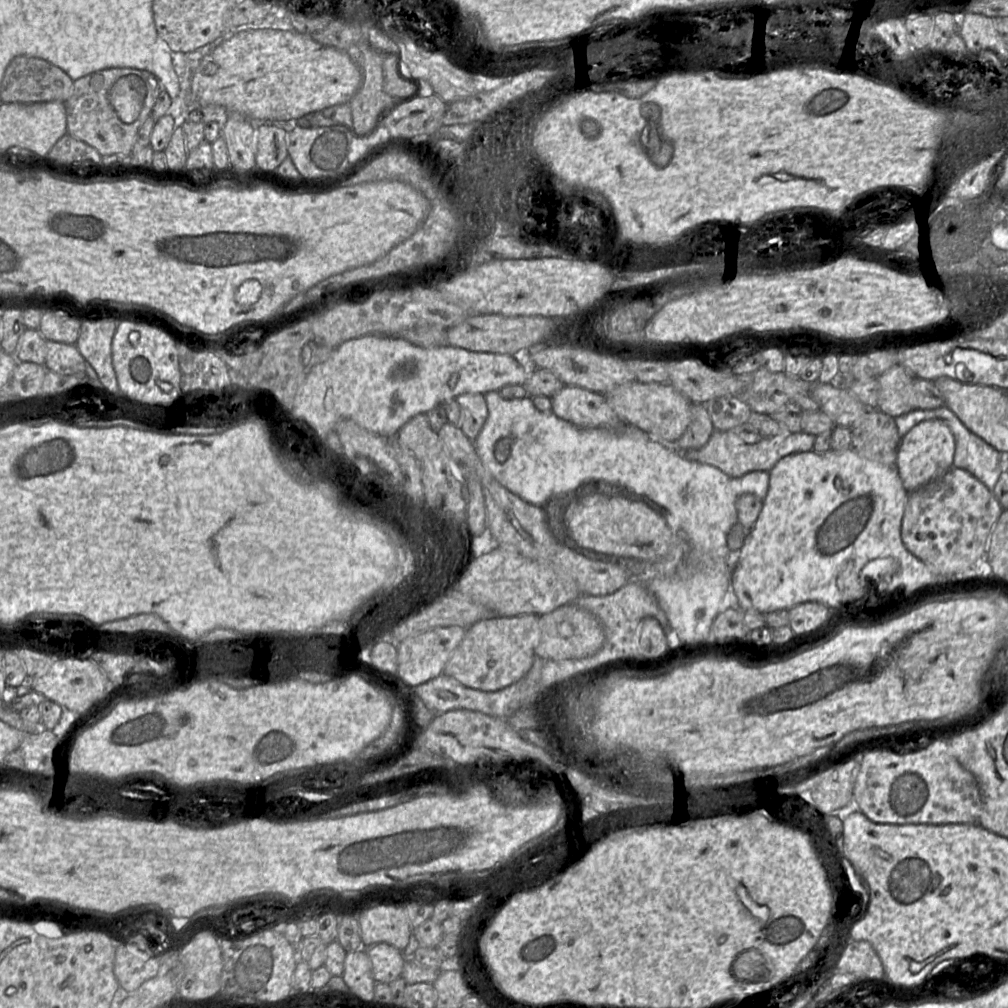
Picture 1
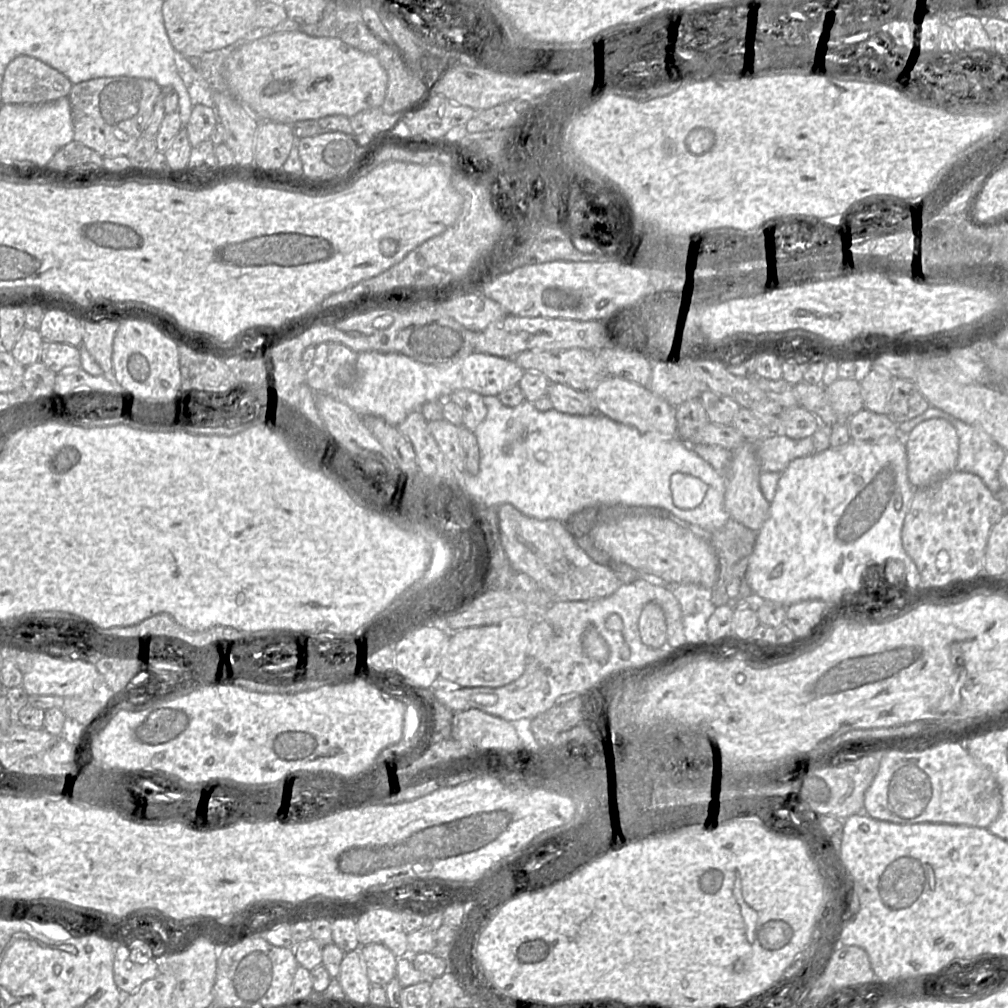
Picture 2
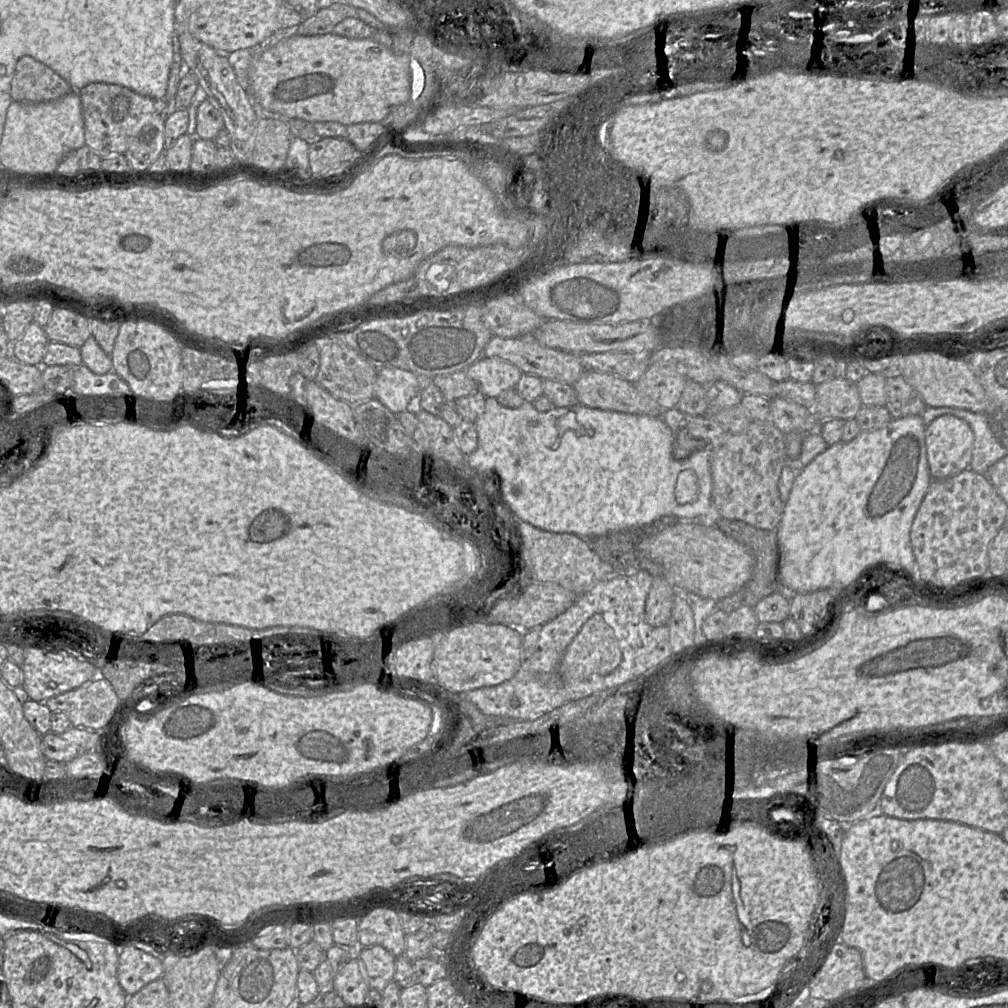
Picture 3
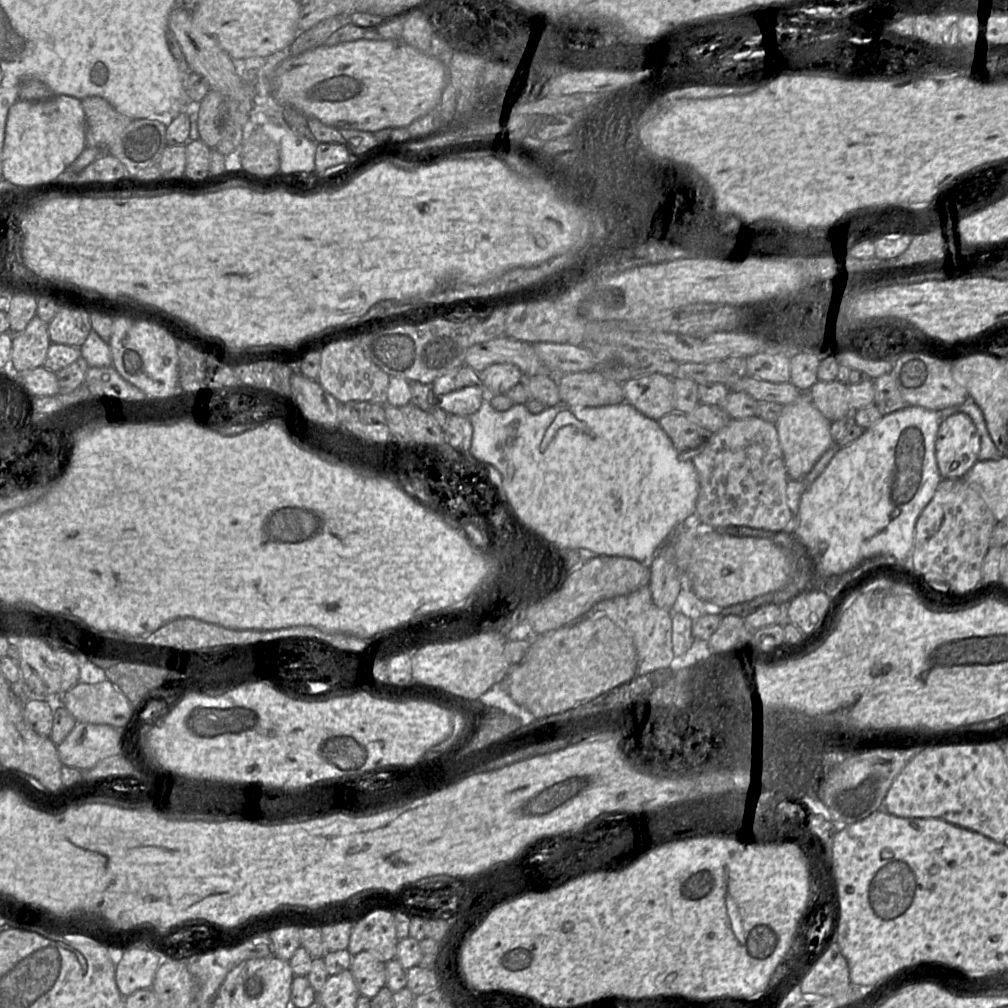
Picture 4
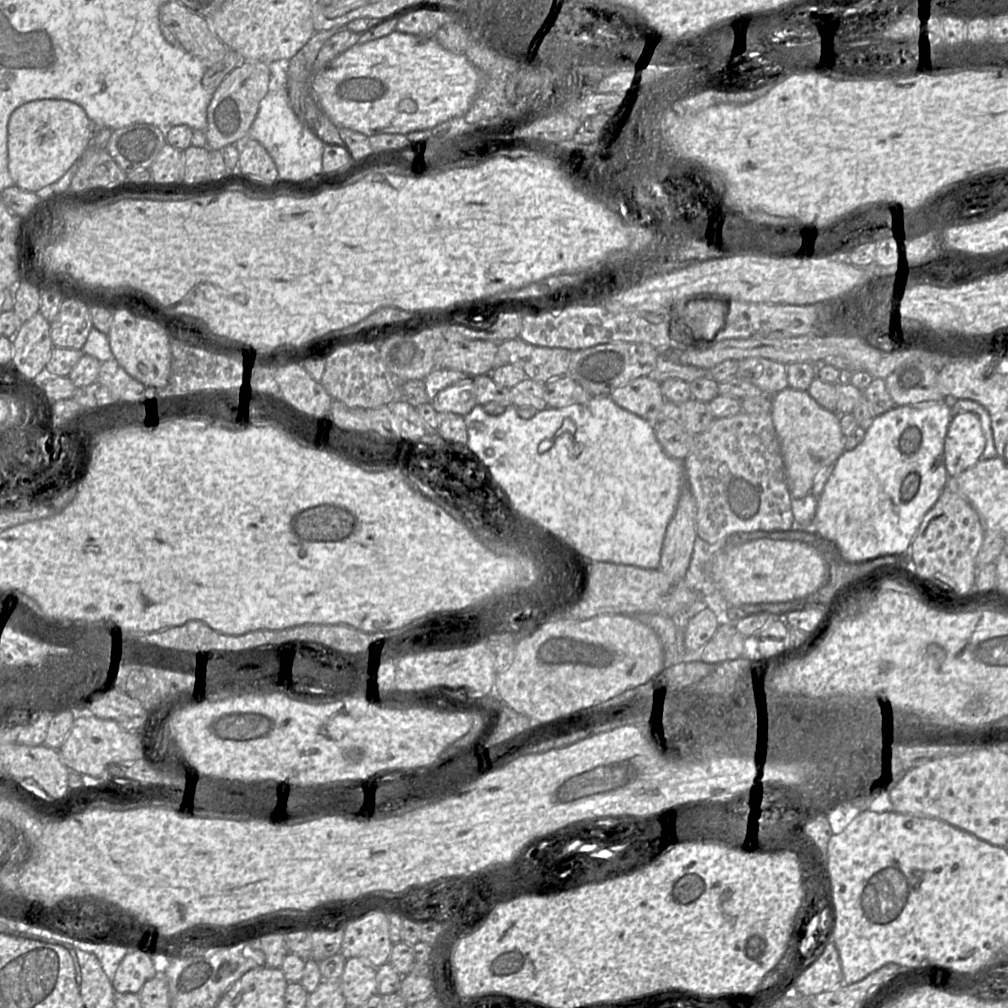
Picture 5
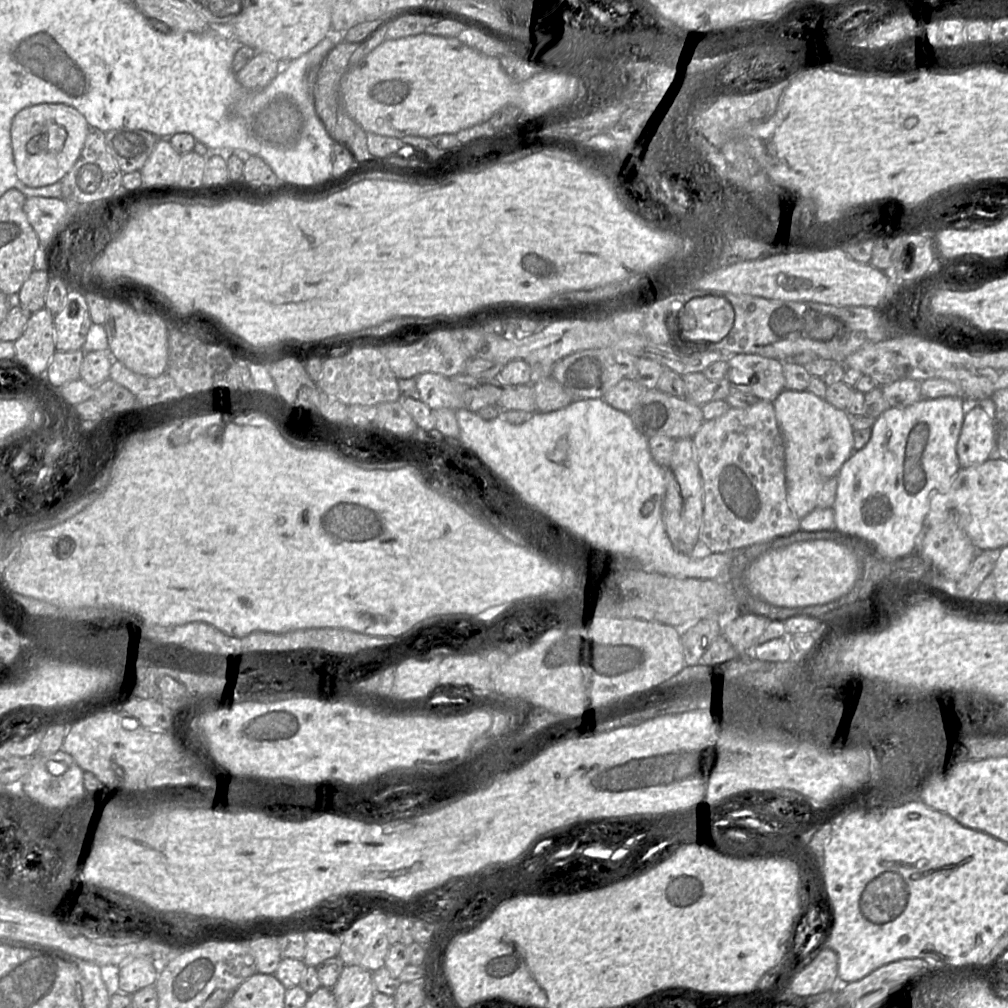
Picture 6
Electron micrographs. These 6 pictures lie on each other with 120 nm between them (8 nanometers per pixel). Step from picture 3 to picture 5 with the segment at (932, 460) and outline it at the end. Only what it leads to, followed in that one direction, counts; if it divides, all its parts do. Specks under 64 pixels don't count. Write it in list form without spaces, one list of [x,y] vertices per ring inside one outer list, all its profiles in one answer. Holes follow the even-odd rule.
[[[972,412],[953,415],[944,441],[944,462],[949,478],[973,467],[985,448],[979,418]]]

